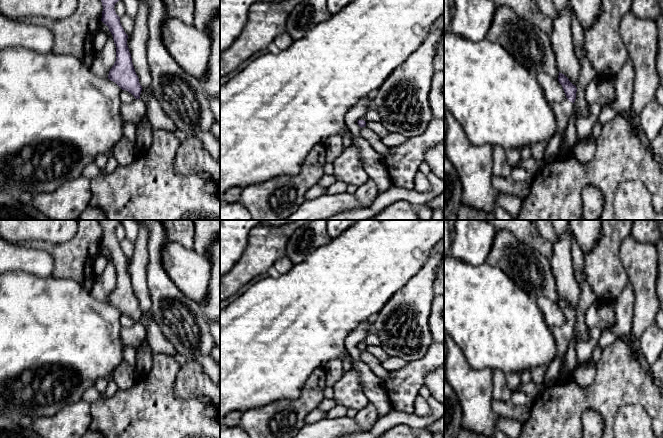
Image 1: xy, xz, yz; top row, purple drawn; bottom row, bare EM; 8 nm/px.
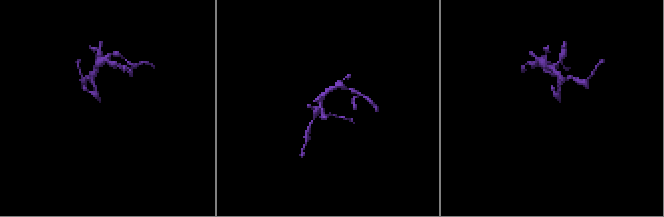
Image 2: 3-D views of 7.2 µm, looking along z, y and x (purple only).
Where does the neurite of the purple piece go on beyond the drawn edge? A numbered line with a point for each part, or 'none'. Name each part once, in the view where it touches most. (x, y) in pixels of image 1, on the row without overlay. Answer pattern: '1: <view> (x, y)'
1: yz (563, 334)

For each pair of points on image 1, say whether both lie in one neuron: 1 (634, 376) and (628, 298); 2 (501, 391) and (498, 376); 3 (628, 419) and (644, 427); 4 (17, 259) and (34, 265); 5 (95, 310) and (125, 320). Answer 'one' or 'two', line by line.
1: two
2: one
3: one
4: one
5: two

